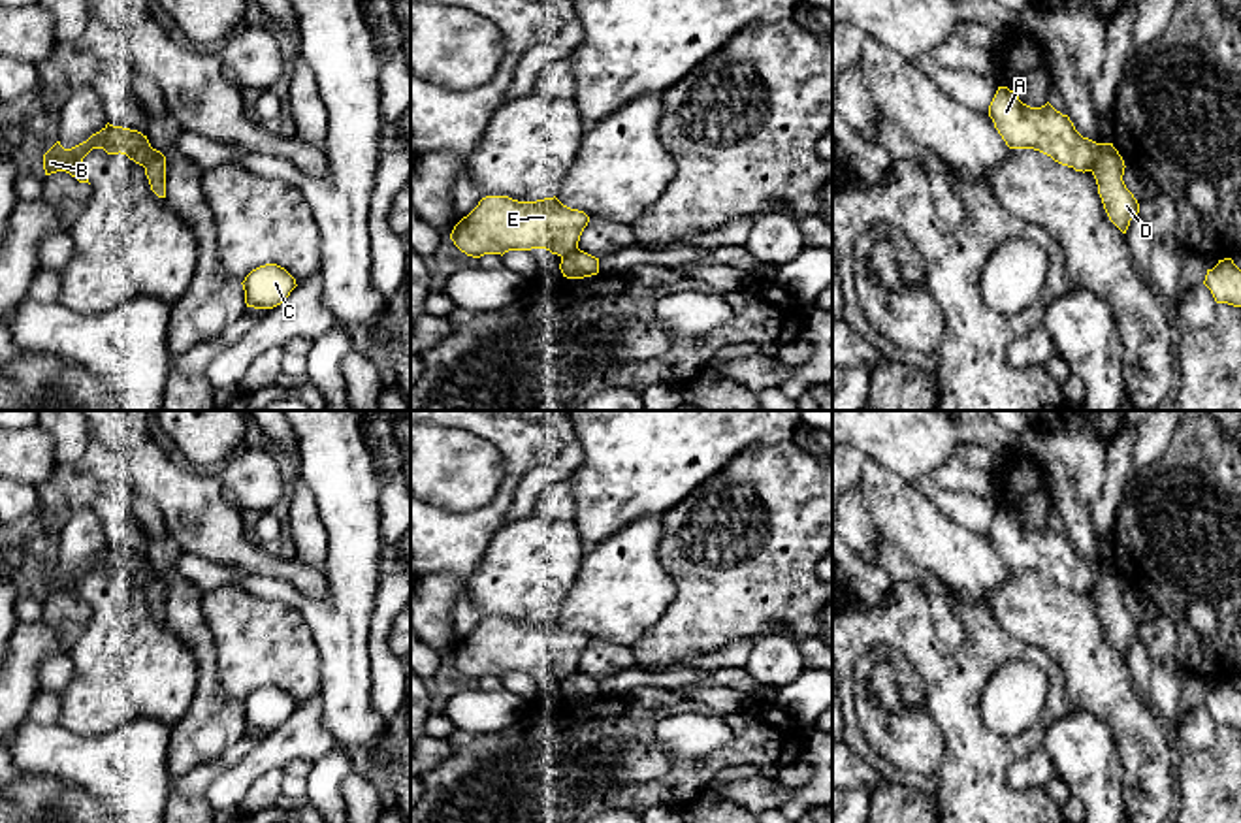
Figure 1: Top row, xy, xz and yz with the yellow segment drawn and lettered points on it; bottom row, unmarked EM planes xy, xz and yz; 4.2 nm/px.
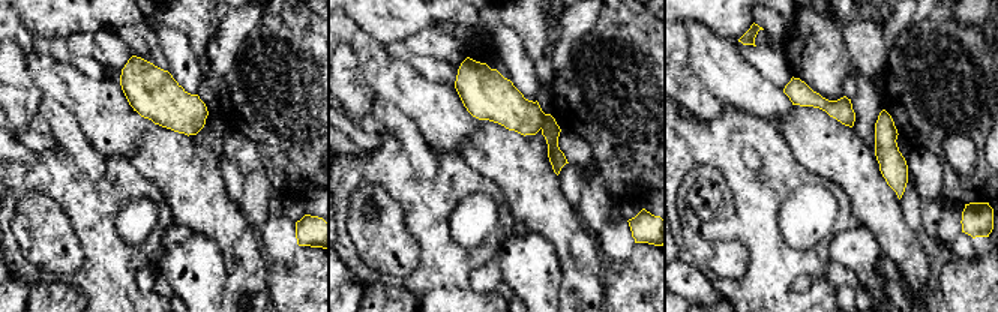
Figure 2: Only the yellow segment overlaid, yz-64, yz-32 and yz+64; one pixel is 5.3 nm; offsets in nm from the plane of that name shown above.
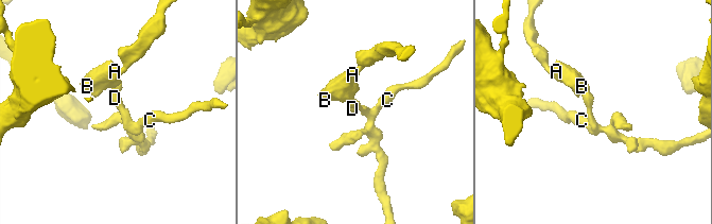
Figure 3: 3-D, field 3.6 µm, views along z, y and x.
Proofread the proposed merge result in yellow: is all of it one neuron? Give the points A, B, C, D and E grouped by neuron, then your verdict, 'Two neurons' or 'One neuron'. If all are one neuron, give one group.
Groups: A B E / C D. Two neurons

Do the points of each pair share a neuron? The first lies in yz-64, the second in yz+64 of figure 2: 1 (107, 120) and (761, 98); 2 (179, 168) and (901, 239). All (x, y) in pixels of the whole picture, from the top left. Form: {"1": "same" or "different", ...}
{"1": "same", "2": "same"}

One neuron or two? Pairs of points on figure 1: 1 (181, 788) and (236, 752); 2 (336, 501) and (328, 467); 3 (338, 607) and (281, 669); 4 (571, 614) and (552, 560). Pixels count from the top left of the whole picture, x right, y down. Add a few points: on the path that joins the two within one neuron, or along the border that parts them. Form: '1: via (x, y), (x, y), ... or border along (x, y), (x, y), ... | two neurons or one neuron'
1: via (194, 784), (223, 763) | one neuron
2: via (336, 494), (336, 475) | one neuron
3: border along (283, 601), (300, 613), (317, 646), (321, 678) | two neurons
4: border along (582, 554), (579, 575), (554, 616) | two neurons

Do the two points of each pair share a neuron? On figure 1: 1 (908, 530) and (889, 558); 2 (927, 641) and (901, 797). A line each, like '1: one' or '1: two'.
1: two
2: two

